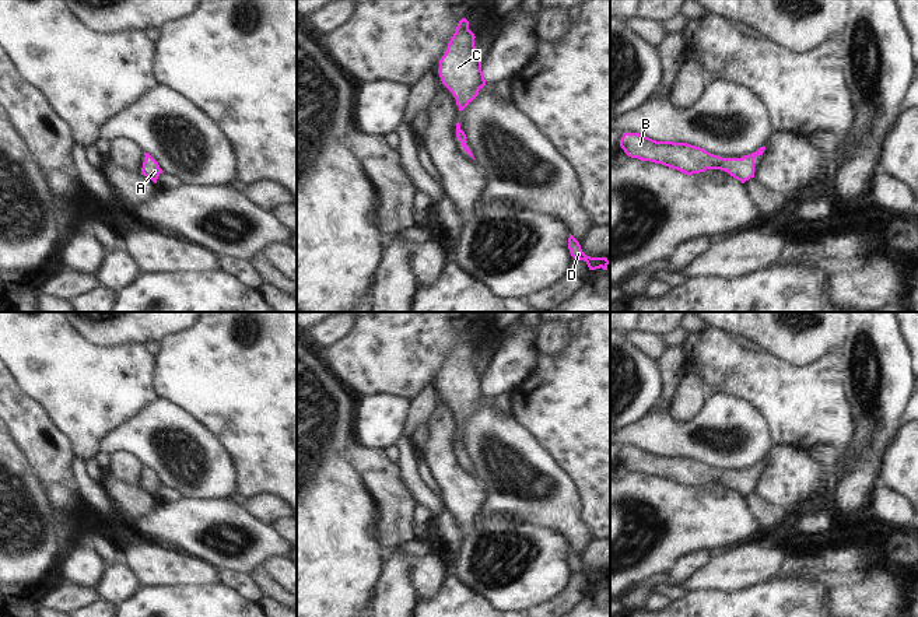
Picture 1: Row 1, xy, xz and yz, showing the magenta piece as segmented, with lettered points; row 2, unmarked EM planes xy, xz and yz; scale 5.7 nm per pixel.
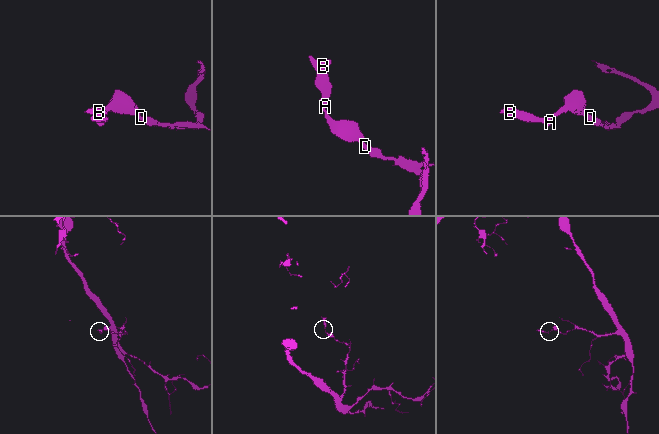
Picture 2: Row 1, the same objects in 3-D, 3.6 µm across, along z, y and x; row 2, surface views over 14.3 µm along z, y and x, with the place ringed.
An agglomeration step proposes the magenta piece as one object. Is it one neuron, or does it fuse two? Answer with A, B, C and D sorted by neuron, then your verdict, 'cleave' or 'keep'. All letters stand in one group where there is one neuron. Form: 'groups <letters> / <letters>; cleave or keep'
groups A B C D; keep

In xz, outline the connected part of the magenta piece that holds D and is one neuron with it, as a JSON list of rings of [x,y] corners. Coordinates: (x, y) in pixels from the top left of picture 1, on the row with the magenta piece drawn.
[[[570,234],[570,238],[568,238],[568,249],[570,249],[570,253],[571,256],[577,260],[584,260],[589,270],[596,270],[596,269],[603,269],[603,270],[607,270],[607,264],[609,264],[609,260],[607,257],[591,257],[591,256],[586,256],[582,249],[581,249],[581,245],[579,242]]]

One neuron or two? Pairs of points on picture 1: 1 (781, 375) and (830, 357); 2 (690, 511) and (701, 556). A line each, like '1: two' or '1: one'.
1: one
2: two

